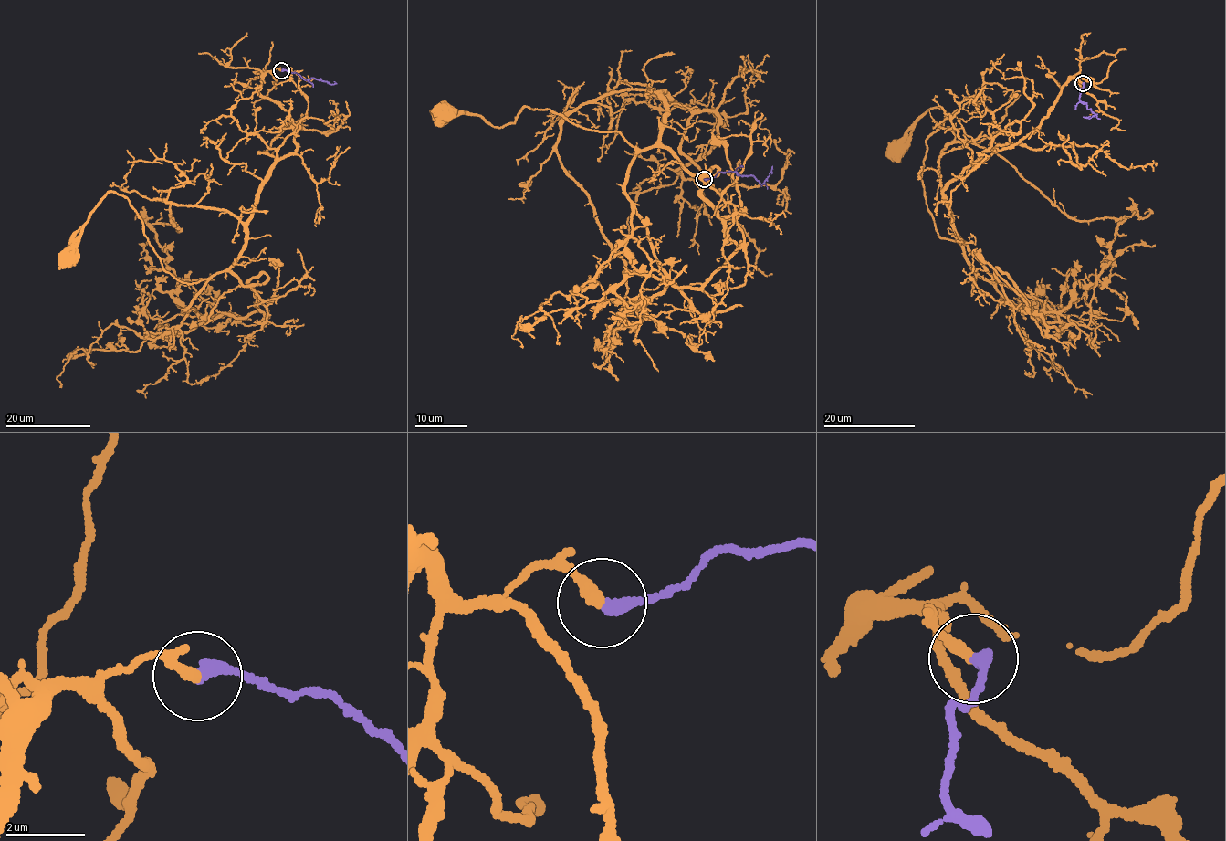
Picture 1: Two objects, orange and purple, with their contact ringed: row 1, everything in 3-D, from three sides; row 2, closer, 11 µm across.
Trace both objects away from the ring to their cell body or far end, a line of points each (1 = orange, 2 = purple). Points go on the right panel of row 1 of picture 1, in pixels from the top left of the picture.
1: (1082, 84), (949, 181), (964, 242), (937, 234), (921, 180), (943, 110), (895, 149)
2: (1082, 84), (1079, 99), (1095, 115), (1083, 117)

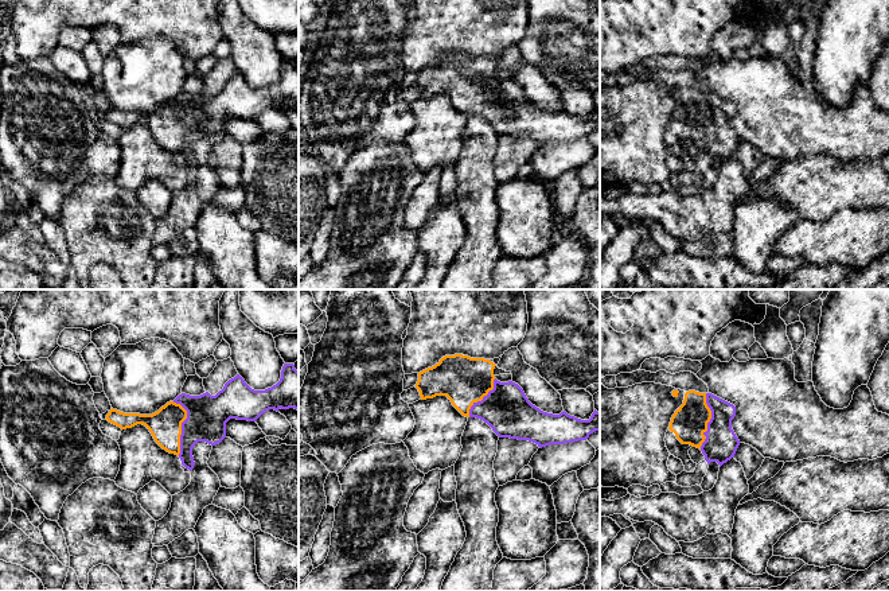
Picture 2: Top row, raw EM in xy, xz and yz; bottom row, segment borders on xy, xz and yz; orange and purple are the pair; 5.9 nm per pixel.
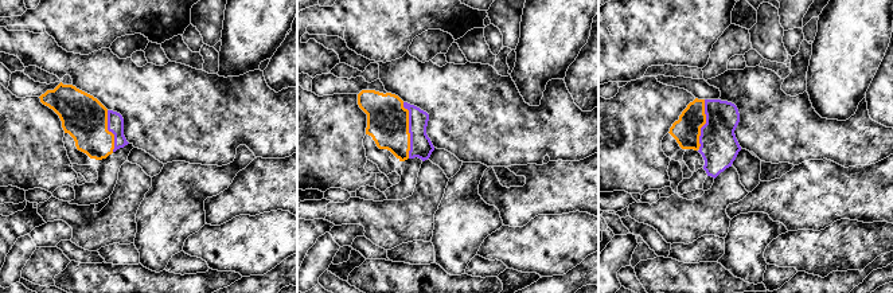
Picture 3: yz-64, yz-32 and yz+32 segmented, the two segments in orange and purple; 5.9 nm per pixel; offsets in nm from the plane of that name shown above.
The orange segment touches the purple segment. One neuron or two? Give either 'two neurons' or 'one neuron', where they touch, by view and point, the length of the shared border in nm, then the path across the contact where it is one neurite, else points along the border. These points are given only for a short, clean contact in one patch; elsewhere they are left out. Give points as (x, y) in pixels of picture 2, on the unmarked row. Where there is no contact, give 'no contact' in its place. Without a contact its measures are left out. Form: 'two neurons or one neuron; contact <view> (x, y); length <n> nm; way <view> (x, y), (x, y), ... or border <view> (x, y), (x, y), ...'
one neuron; contact xy (180, 125); length 340 nm; way xy (166, 123), (180, 125), (188, 117), (207, 113)

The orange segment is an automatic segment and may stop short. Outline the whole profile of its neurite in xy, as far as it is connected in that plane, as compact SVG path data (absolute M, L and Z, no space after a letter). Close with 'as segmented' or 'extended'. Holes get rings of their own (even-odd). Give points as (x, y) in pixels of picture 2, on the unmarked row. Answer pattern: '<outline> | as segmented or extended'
M284 62L280 79L265 89L252 88L237 73L215 94L208 90L200 94L182 92L152 113L124 112L112 106L105 118L121 128L145 124L155 140L178 153L191 170L195 163L192 147L198 140L215 144L226 136L230 117L256 120L266 109L278 110L280 106L299 109L299 70L293 62Z | extended

